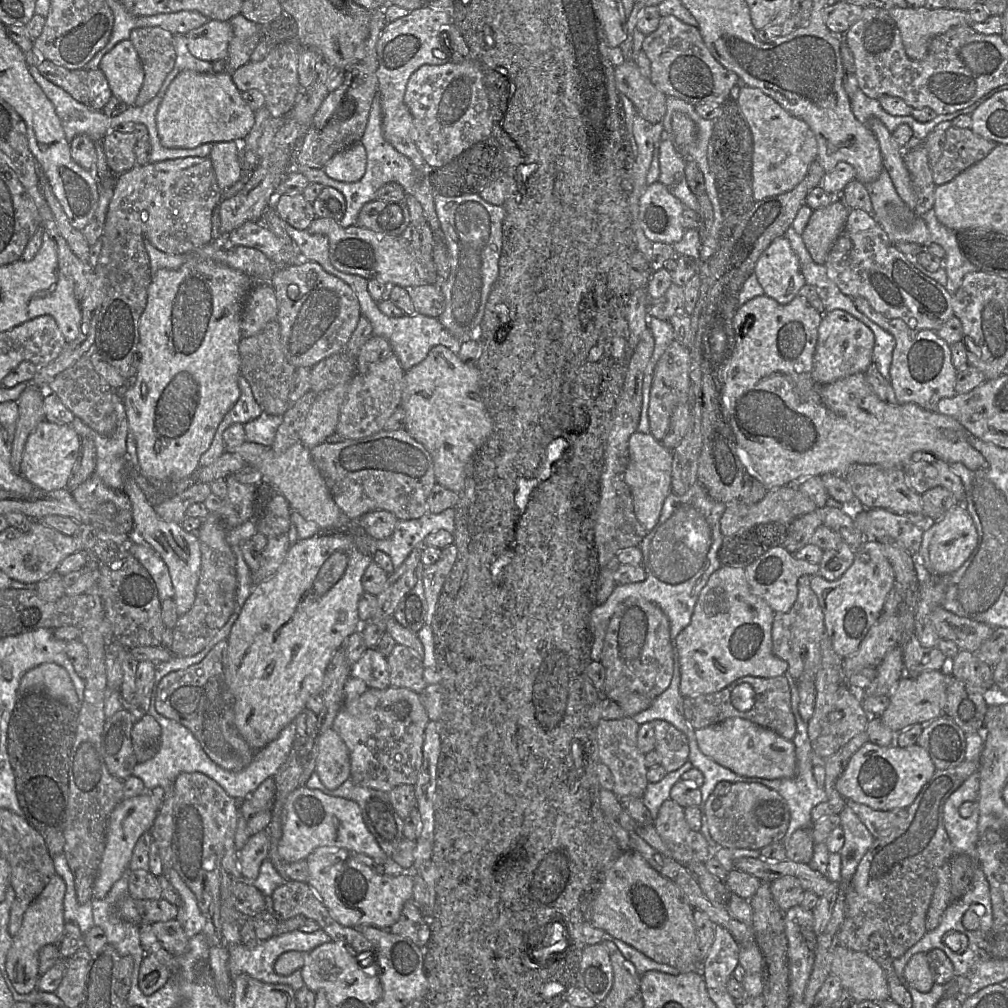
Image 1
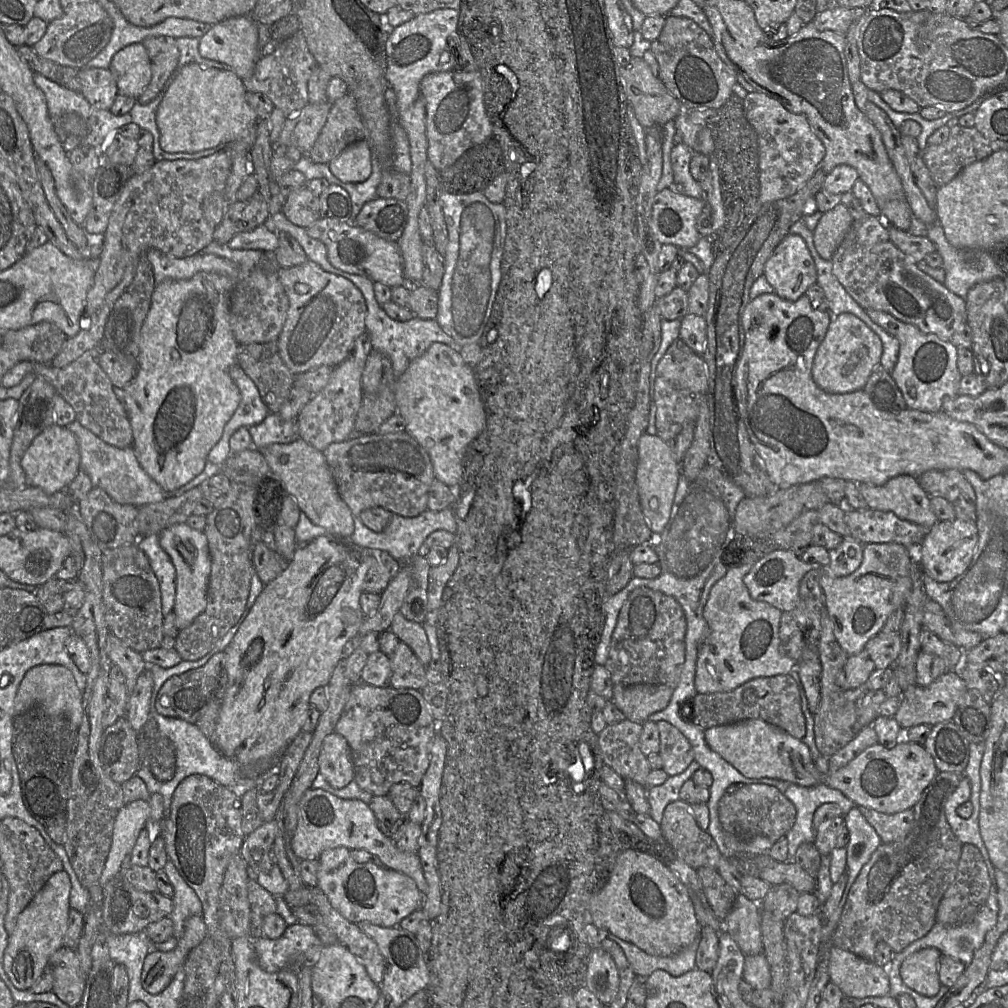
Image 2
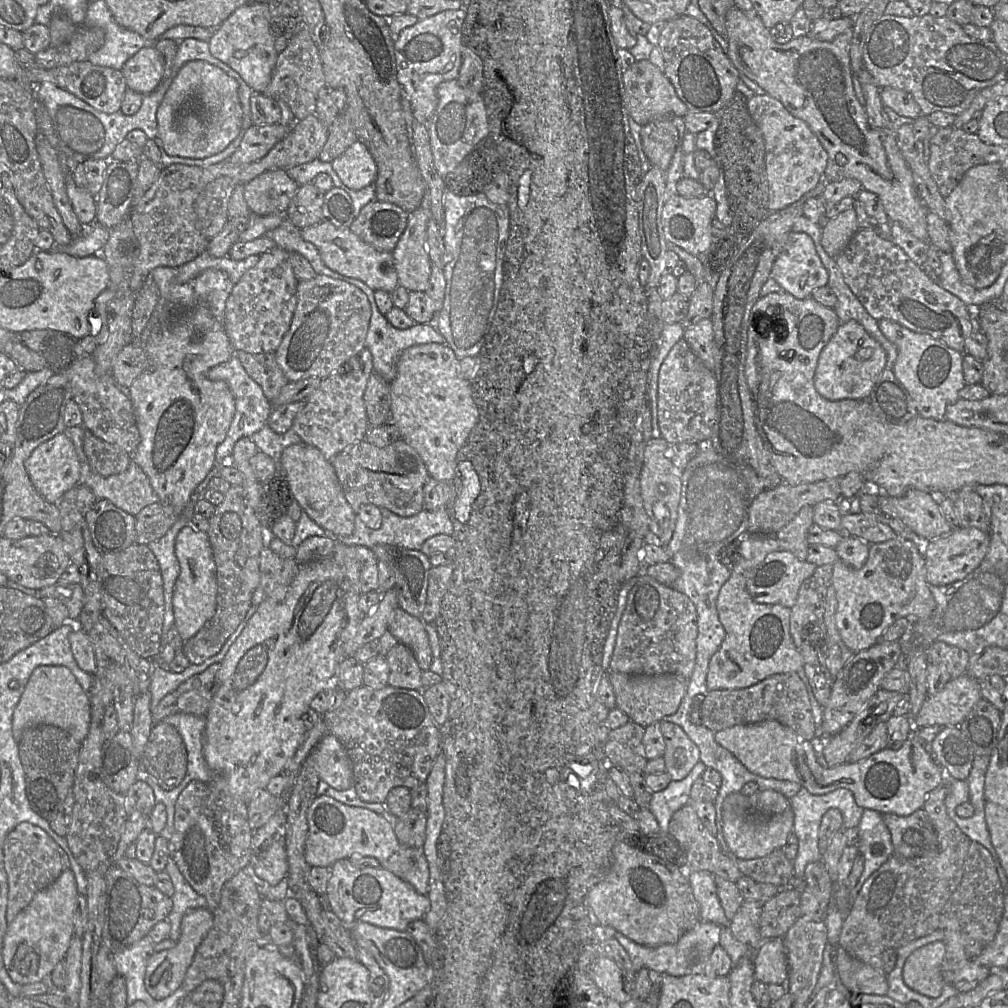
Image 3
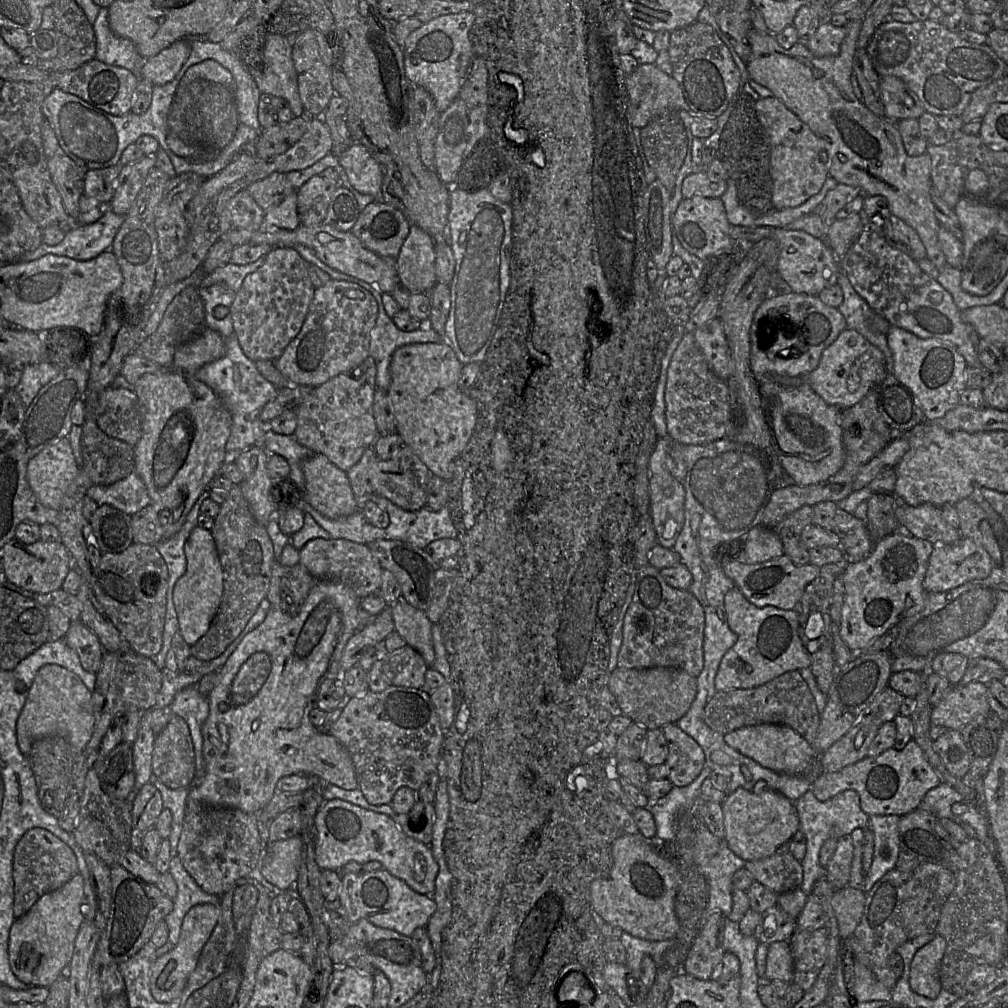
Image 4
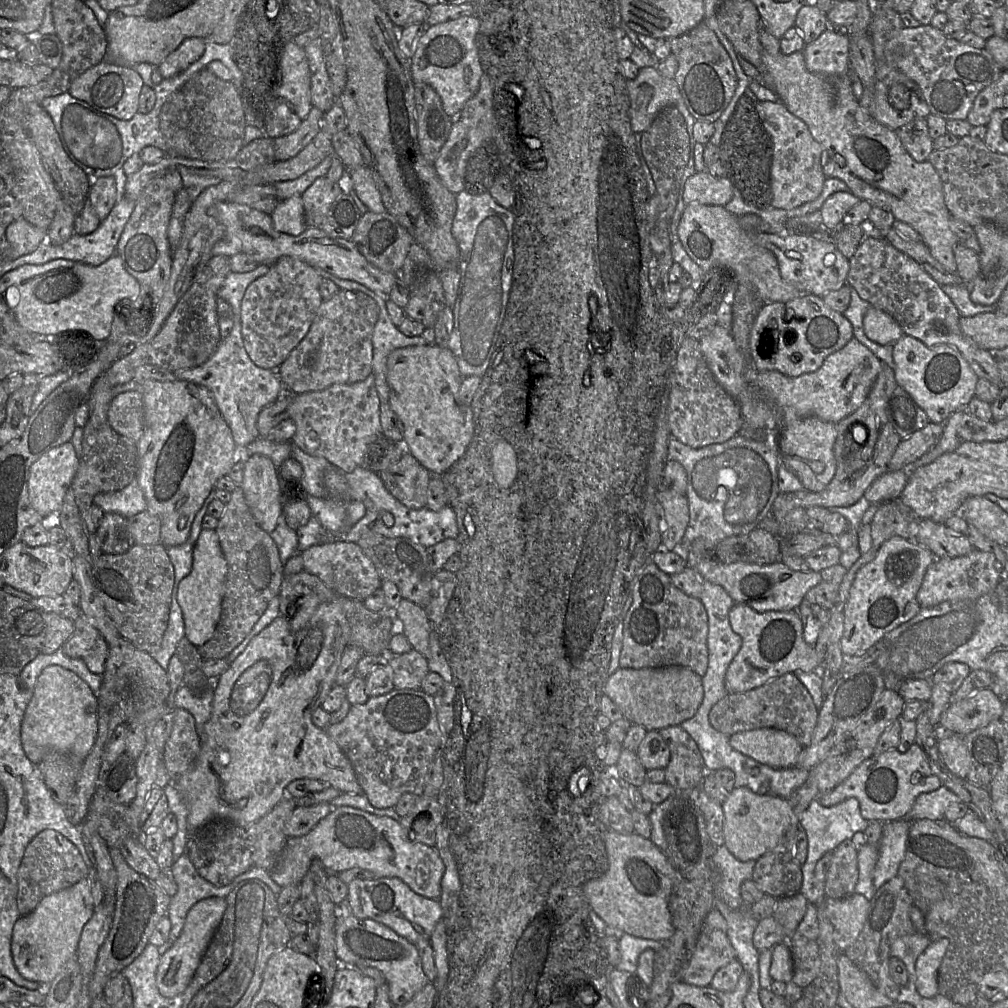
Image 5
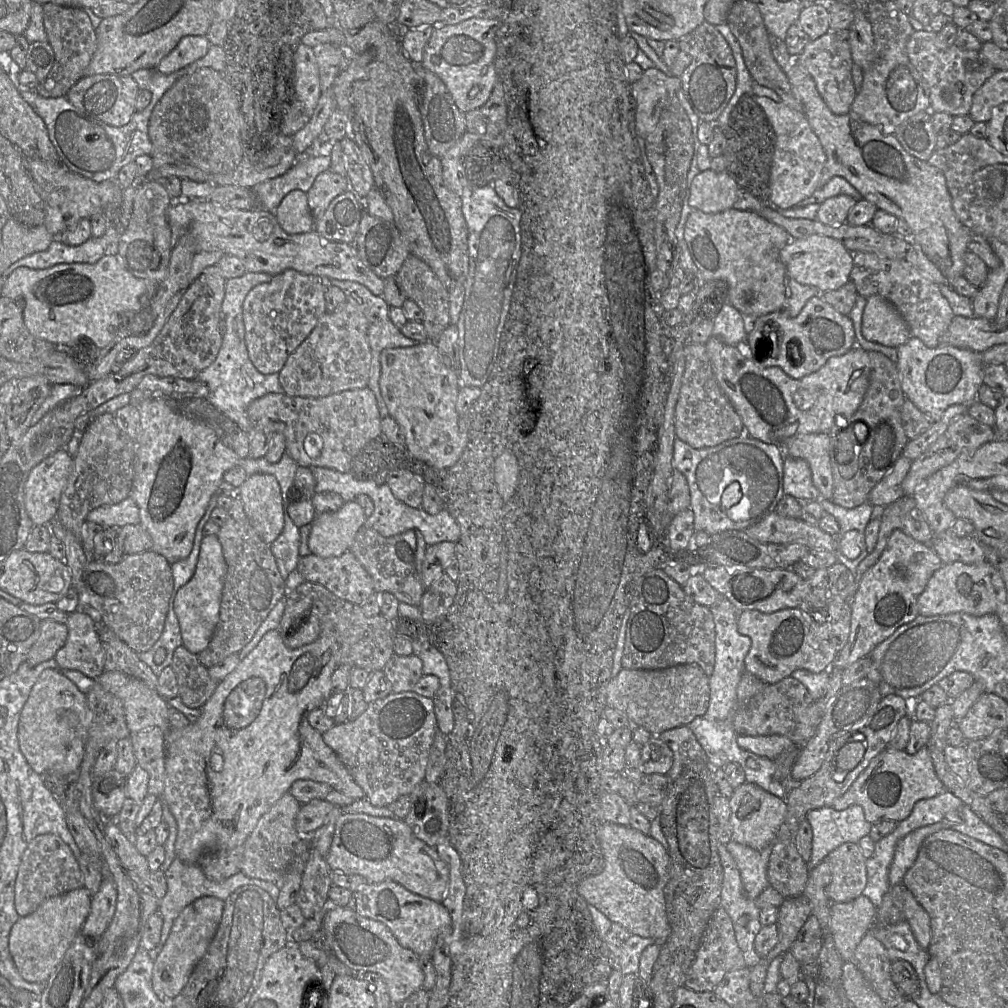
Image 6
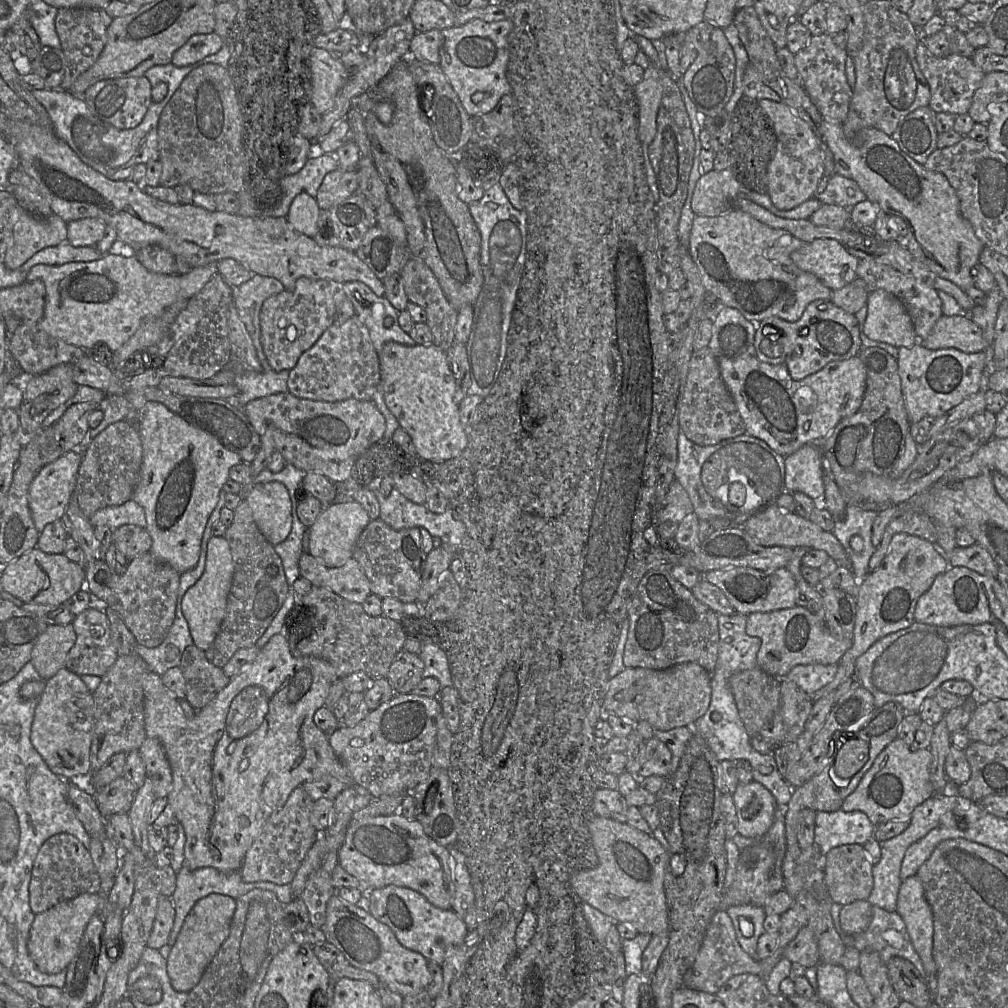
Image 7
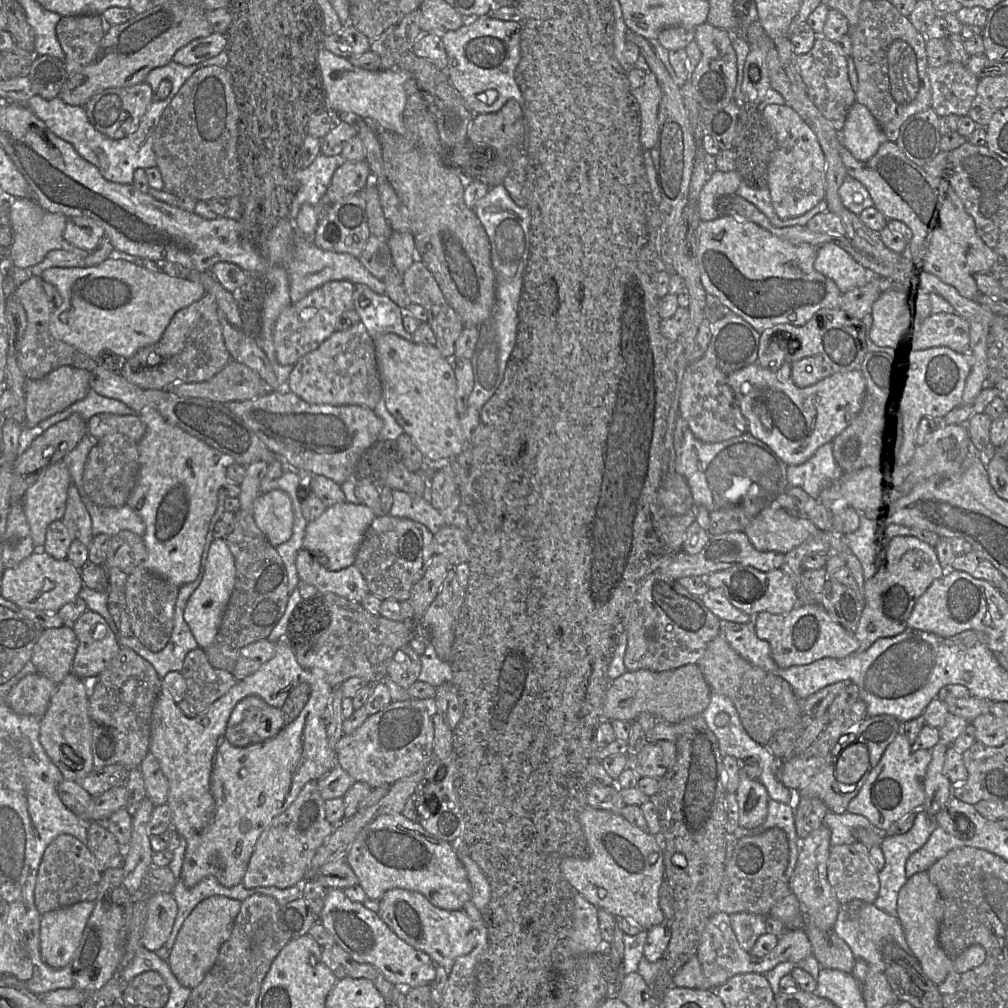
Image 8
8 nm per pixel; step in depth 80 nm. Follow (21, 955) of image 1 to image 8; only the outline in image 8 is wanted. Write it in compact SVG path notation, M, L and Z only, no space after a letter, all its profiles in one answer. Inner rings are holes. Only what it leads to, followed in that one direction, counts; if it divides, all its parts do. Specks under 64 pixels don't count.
M93 901L78 902L72 906L59 908L41 916L40 953L42 960L48 966L61 969L71 965L94 907L95 902Z

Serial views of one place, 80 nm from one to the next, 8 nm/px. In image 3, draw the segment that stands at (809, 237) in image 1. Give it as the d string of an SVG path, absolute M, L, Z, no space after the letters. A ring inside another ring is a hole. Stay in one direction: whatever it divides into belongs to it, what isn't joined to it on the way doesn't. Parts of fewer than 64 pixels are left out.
M853 208L841 212L821 225L821 245L826 253L833 258L836 258L844 251L852 237L860 229Z

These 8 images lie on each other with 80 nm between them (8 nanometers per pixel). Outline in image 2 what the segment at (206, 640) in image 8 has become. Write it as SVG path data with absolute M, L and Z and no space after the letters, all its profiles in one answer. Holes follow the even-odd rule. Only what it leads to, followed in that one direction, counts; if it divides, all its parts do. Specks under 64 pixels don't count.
M186 523L172 525L159 534L161 547L170 556L176 569L176 595L173 612L177 629L183 630L204 612L207 606L207 591L211 572L211 558L208 541L203 531L198 531Z

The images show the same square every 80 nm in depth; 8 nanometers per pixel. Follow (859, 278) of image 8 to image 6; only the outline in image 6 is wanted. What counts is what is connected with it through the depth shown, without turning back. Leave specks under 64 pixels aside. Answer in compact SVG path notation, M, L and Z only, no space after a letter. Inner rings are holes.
M822 235L792 239L780 251L780 258L797 282L817 288L821 293L837 290L849 281L853 254L839 241Z

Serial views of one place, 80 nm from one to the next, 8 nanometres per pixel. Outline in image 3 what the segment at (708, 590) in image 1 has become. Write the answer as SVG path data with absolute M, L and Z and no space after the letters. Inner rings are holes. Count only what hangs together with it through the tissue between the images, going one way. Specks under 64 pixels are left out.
M747 534L741 540L731 575L717 598L716 606L725 638L709 662L706 678L709 691L747 688L776 674L797 672L804 665L790 635L791 609L777 604L756 603L746 589L747 573L769 553L778 550L779 543L774 535Z

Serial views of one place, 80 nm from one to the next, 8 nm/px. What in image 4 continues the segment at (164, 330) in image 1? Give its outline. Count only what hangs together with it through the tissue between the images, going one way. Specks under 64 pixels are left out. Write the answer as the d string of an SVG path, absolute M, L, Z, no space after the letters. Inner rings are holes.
M205 327L194 338L176 349L169 370L144 374L131 387L141 420L141 437L133 447L134 471L145 484L151 504L162 510L158 516L161 523L166 525L163 540L179 532L197 499L204 491L212 490L209 484L217 476L221 466L226 463L225 446L229 438L232 416L216 393L195 376L198 369L221 358L225 351L224 338L218 332Z

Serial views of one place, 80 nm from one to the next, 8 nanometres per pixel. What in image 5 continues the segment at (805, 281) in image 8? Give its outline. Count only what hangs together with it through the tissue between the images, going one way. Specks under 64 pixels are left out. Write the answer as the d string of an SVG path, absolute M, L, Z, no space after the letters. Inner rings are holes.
M700 203L687 204L686 207L684 208L681 220L678 225L678 236L684 249L686 250L688 255L691 257L691 259L695 261L701 267L704 273L712 269L728 269L731 272L731 275L734 278L734 282L737 285L743 285L749 288L750 290L752 290L762 300L763 303L773 303L773 302L786 303L790 300L793 300L801 296L802 294L810 294L810 293L801 293L795 287L793 287L792 285L784 281L784 279L782 278L780 274L778 261L775 254L771 250L767 249L764 246L761 246L760 244L756 243L752 239L755 235L759 233L767 233L767 232L771 232L771 227L766 222L764 222L759 216L755 214L746 214L746 215L738 217L738 216L733 215L729 211L727 211L724 206L705 205L705 204L700 204Z

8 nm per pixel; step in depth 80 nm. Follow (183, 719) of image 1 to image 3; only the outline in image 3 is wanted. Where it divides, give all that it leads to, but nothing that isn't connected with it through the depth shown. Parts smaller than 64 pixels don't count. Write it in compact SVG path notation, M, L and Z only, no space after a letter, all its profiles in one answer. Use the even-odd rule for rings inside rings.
M214 663L167 694L152 713L153 724L162 722L165 717L176 713L206 716L219 685L220 668L221 663Z

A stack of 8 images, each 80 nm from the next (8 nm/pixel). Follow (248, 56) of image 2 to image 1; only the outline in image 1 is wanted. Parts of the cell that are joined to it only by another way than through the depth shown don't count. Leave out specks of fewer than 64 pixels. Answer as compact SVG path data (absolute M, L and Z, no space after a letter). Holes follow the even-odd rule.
M208 20L185 35L191 54L204 61L225 61L233 37L229 21Z

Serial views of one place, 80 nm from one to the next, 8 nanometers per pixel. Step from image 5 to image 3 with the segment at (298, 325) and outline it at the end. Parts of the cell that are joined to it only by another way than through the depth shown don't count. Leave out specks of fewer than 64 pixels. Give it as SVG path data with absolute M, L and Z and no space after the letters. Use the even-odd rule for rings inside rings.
M278 247L262 254L259 262L244 273L227 299L224 316L224 327L235 351L254 354L276 352L290 328L297 306L297 285L298 279L290 263L289 252Z

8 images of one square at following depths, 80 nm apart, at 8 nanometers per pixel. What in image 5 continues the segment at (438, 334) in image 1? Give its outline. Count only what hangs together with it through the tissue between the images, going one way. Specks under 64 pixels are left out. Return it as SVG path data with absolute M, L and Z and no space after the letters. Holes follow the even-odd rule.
M323 271L323 277L331 280L340 289L360 291L372 298L378 306L378 318L372 333L373 360L372 372L375 378L375 387L380 404L389 405L389 388L387 385L387 358L395 349L410 345L423 345L433 343L429 334L408 337L392 322L386 307L386 299L377 295L366 286L351 280L340 279Z

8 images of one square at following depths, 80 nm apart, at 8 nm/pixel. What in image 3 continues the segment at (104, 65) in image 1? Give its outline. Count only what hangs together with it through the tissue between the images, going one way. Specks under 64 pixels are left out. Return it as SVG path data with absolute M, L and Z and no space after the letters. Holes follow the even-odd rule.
M152 46L141 48L121 69L128 89L146 95L164 80L164 59Z

